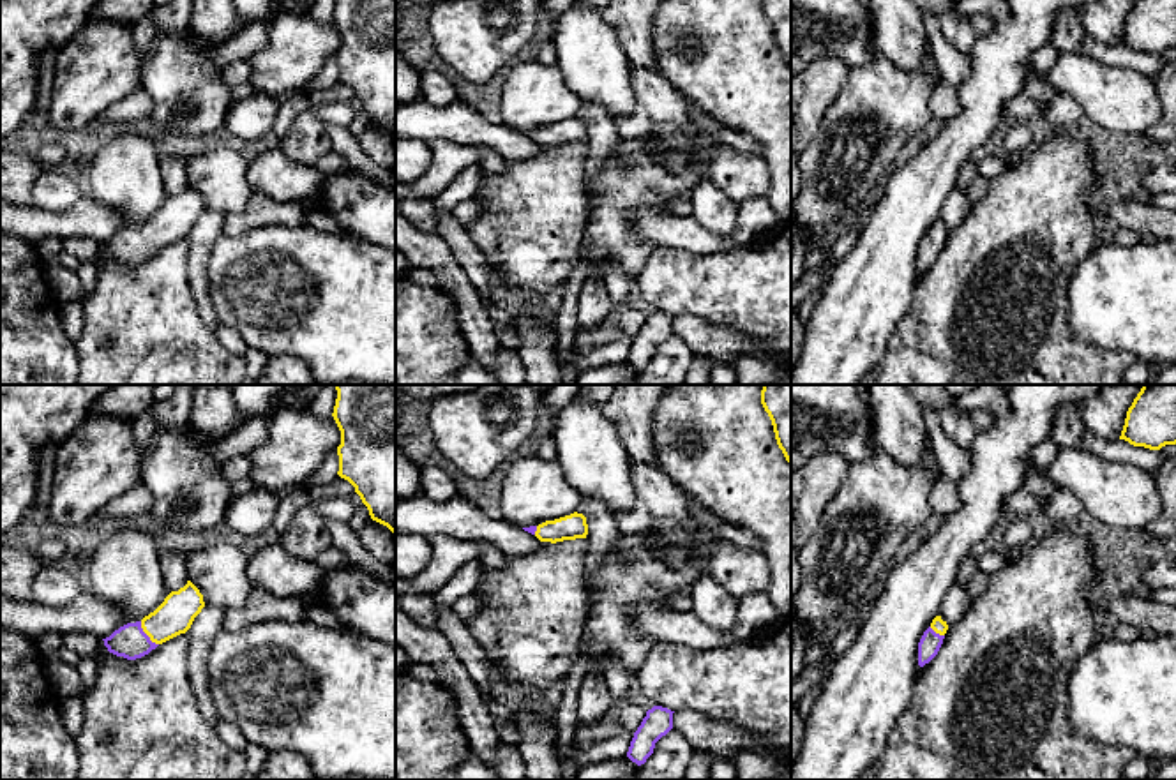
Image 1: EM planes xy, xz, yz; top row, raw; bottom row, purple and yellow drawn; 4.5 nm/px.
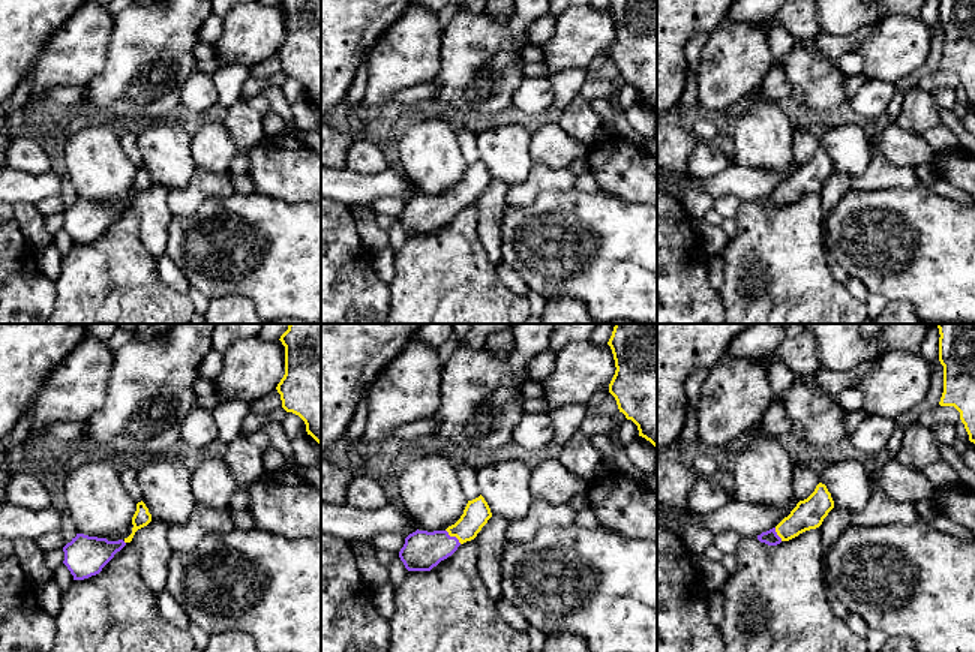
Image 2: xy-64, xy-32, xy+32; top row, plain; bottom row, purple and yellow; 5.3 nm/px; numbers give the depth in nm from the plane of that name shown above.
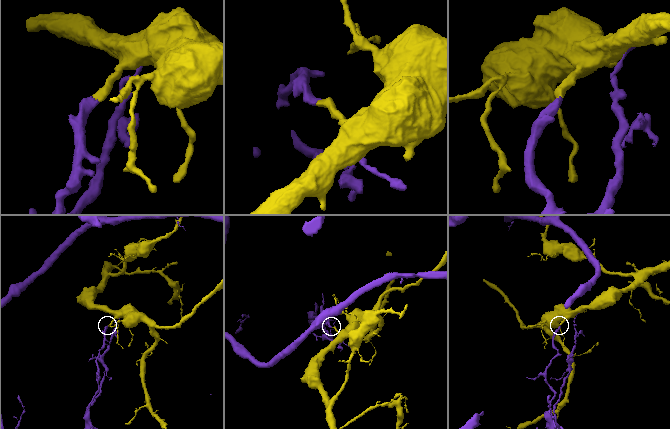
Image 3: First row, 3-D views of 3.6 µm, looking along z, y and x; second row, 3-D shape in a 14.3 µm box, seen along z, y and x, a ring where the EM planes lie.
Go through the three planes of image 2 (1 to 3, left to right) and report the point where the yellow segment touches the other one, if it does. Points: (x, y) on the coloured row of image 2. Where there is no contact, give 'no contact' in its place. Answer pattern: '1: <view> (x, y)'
1: no contact
2: xy-32 (453, 537)
3: xy+32 (776, 534)

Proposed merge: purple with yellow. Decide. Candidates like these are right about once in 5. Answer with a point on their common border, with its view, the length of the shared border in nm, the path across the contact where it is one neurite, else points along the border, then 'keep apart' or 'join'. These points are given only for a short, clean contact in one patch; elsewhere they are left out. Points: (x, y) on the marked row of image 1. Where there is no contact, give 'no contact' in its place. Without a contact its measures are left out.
meets purple in xy at (145, 634); contact 140 nm long; border along xy (140, 622), (145, 634), (158, 644); keep apart

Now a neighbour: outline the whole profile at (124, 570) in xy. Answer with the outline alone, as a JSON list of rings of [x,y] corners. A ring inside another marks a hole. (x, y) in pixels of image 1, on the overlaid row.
[[[113,531],[90,561],[90,591],[117,605],[129,623],[141,621],[170,595],[159,565],[161,549],[150,533]]]

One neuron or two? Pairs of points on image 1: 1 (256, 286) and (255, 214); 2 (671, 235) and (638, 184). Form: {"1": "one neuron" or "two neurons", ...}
{"1": "two neurons", "2": "two neurons"}

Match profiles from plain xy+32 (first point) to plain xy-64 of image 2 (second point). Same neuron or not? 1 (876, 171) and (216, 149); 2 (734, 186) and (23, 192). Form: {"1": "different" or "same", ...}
{"1": "different", "2": "same"}

